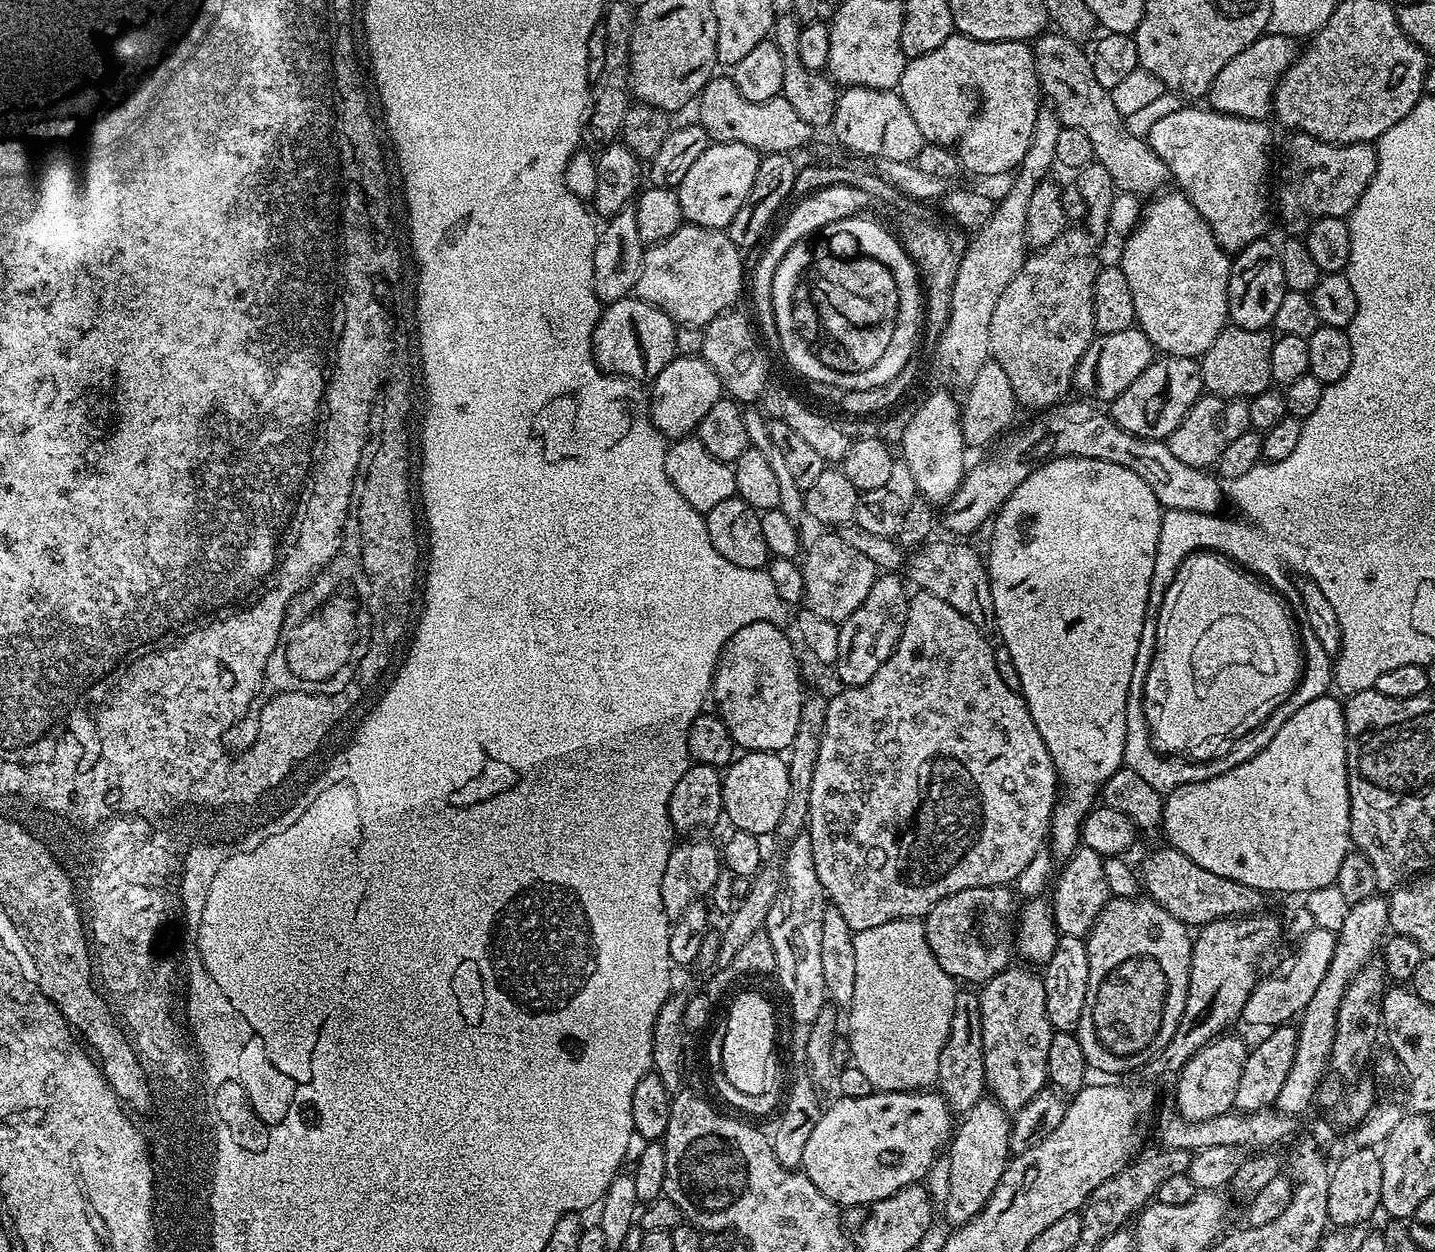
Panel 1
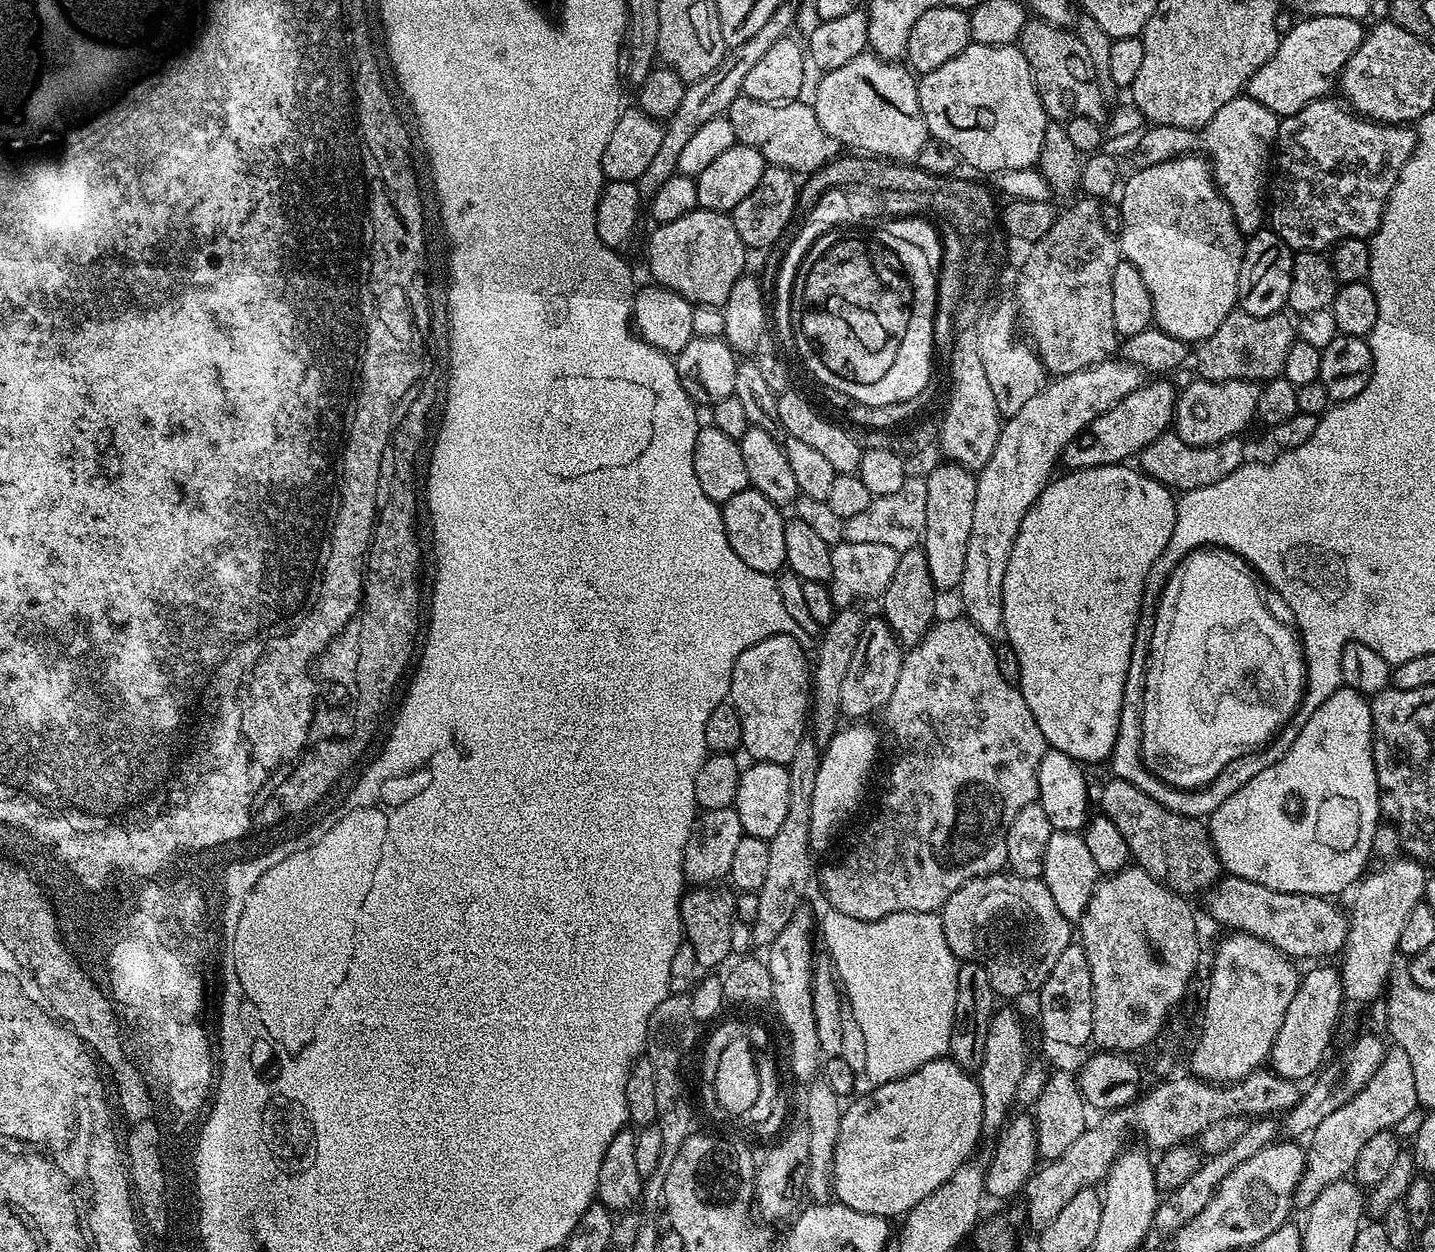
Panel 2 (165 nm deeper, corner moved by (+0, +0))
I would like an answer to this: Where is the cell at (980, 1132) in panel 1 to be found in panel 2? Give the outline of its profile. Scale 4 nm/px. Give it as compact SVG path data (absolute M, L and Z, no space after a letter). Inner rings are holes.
M1000 1006L992 1014L990 1030L986 1036L986 1054L978 1070L985 1129L1003 1129L1006 1121L1013 1115L1012 1107L1017 1107L1018 1082L1022 1082L1022 1074L1030 1067L1028 1036L1024 1033L1023 1023L1025 1021L1015 1007Z

